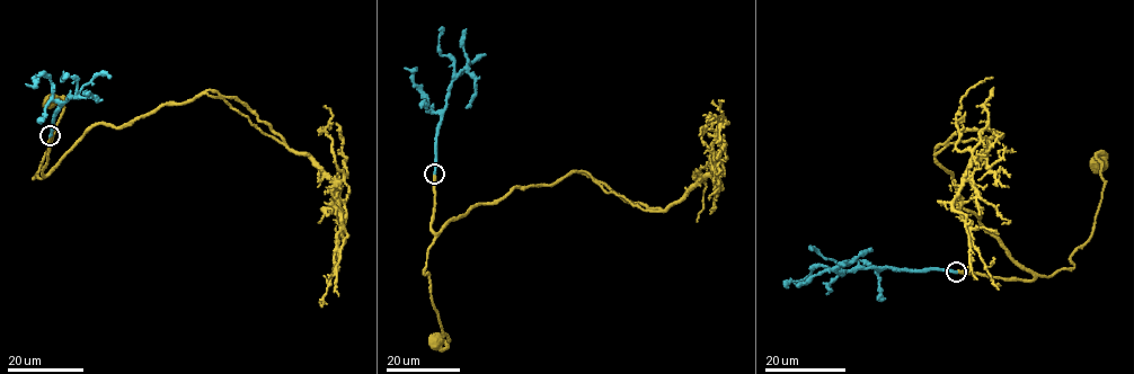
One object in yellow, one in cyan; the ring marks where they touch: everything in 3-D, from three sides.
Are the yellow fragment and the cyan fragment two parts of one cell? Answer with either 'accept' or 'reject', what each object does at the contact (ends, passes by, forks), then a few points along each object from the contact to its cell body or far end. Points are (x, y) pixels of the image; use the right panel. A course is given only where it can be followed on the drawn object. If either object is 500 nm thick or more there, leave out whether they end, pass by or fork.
accept; yellow ends there; cyan ends there; yellow runs (957, 273), (1033, 281), (1072, 268), (1071, 255), (1091, 234), (1103, 196), (1105, 181), (1098, 156), (1101, 166); cyan runs (957, 273), (885, 267), (858, 267), (842, 273), (821, 266), (805, 278), (785, 286)

